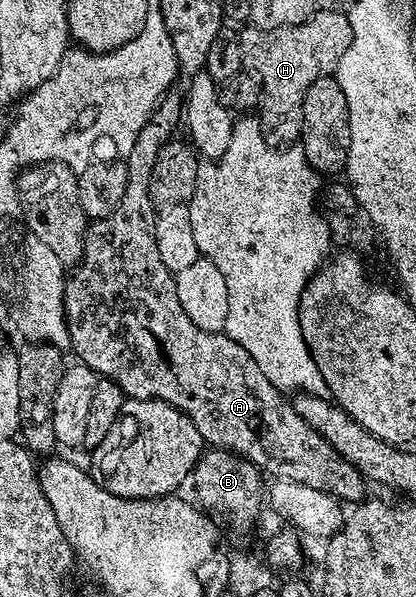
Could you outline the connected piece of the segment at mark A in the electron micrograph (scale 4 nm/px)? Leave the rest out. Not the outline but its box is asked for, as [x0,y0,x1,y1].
[64,88,366,504]

